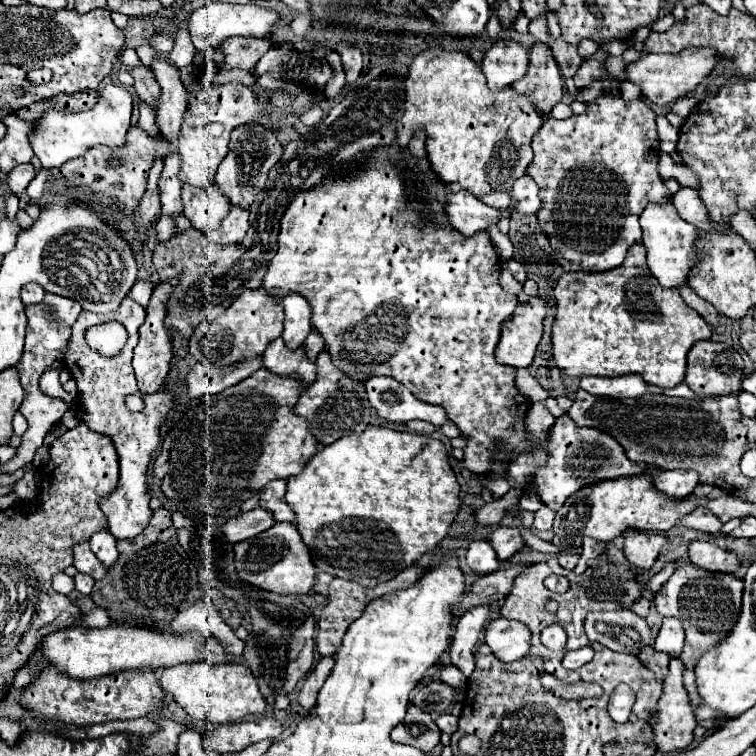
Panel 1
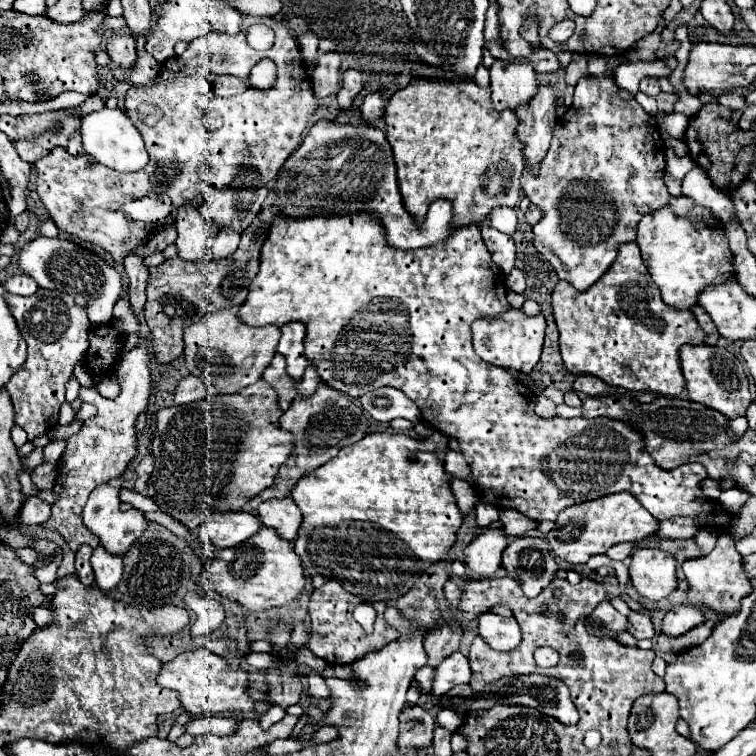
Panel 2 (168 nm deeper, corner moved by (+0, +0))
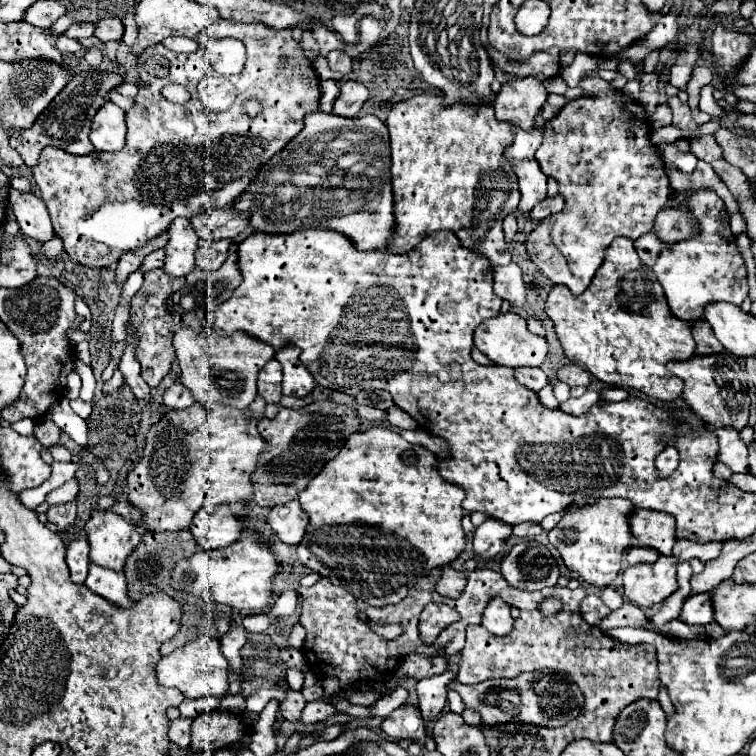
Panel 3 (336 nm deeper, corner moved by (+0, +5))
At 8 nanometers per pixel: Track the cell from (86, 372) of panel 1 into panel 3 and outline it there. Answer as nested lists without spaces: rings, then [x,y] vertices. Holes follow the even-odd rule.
[[[95,510],[85,524],[85,532],[91,546],[89,562],[117,572],[123,570],[125,560],[141,542],[135,524],[107,510]]]

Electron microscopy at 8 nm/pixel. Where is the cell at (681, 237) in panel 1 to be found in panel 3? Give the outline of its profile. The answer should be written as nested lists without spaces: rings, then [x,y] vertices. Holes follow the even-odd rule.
[[[711,190],[689,192],[685,200],[693,216],[701,224],[701,232],[695,238],[667,248],[657,240],[655,232],[649,232],[635,242],[635,248],[639,252],[639,258],[657,274],[657,280],[665,290],[671,312],[677,318],[695,324],[703,318],[703,310],[707,304],[731,302],[735,306],[741,306],[747,298],[749,286],[747,268],[737,248],[735,236],[729,228],[729,214],[725,210],[723,200]]]

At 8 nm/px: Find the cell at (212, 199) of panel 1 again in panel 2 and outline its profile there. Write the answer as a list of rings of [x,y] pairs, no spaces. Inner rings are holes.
[[[189,203],[181,205],[177,209],[177,231],[179,237],[175,241],[179,249],[179,257],[185,261],[199,261],[209,257],[209,243],[217,235],[217,225],[211,221],[205,221],[201,217],[199,207],[193,207]]]

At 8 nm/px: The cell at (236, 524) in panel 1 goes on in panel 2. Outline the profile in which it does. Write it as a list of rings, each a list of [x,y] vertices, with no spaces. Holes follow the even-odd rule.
[[[235,511],[235,513],[213,513],[199,529],[199,537],[211,547],[235,547],[255,535],[261,529],[257,515]]]

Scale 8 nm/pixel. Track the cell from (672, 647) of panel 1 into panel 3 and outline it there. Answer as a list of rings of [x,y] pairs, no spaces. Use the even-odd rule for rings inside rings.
[[[711,592],[689,596],[683,602],[681,618],[687,624],[711,624],[715,620],[713,618],[713,606],[711,606]]]

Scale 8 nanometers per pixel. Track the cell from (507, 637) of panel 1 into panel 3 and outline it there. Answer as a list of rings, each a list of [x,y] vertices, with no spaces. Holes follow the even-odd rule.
[[[499,596],[491,598],[483,612],[481,624],[495,636],[507,636],[513,630],[513,618],[511,618],[509,604],[505,604]]]

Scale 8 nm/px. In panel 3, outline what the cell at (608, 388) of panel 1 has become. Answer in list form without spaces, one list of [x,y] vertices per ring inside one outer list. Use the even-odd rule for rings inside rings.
[[[567,364],[557,370],[557,378],[569,386],[589,386],[589,372],[577,364]]]

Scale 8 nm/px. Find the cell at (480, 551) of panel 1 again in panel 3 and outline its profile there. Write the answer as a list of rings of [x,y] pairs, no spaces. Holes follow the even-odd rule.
[[[487,518],[477,530],[473,538],[473,552],[481,558],[497,558],[505,552],[505,544],[511,538],[511,526],[501,520]]]

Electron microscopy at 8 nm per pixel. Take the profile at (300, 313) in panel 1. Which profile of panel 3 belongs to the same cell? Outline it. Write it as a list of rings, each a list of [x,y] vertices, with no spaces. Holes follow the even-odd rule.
[[[295,346],[289,348],[281,348],[275,358],[281,362],[283,366],[283,396],[297,396],[297,398],[305,398],[311,394],[311,390],[315,388],[315,380],[309,374],[309,370],[301,364],[299,360],[301,350]]]

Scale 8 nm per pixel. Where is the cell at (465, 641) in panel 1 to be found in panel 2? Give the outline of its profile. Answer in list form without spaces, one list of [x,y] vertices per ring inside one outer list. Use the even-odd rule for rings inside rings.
[[[455,651],[449,657],[445,657],[445,661],[437,667],[437,675],[433,679],[431,693],[437,697],[445,695],[449,689],[453,689],[453,685],[469,683],[469,679],[471,679],[469,659],[461,651]]]

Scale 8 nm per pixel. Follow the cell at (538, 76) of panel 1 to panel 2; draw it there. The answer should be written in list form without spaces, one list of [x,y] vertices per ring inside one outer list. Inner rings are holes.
[[[545,85],[545,87],[539,87],[537,97],[533,97],[529,105],[515,109],[521,121],[517,127],[517,135],[525,145],[523,147],[525,159],[535,169],[539,161],[545,157],[549,149],[549,141],[553,137],[553,127],[557,123],[555,101],[557,101],[557,89],[553,85]]]

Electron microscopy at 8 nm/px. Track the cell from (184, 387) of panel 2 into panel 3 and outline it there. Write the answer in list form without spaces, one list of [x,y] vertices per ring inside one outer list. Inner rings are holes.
[[[175,382],[171,388],[167,388],[163,396],[163,404],[171,410],[185,410],[193,404],[193,396],[181,382]]]

